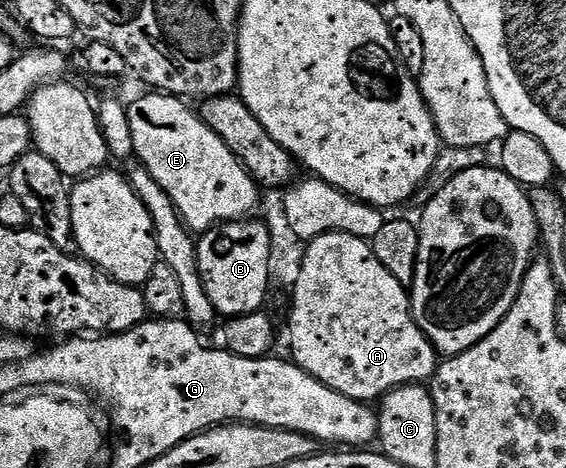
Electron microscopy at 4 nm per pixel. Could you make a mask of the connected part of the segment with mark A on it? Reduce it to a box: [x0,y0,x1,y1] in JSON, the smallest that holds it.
[288,232,438,403]

